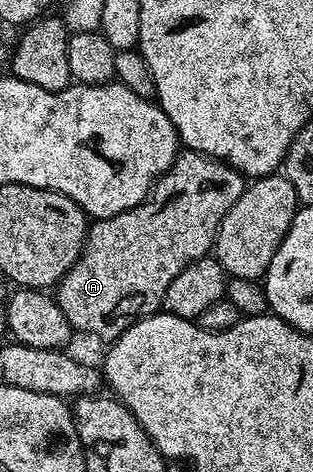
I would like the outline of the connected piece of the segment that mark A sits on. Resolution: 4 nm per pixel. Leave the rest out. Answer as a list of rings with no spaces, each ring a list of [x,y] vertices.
[[[183,151],[175,158],[170,169],[156,180],[151,192],[147,194],[147,197],[141,204],[124,213],[118,213],[116,217],[104,217],[96,220],[87,230],[87,242],[83,245],[82,255],[75,260],[75,266],[71,268],[70,272],[63,277],[63,280],[57,286],[59,306],[69,319],[72,330],[79,332],[80,329],[81,332],[92,333],[95,337],[114,339],[121,336],[131,325],[136,325],[143,317],[149,317],[153,313],[160,312],[163,296],[169,287],[169,283],[173,283],[173,279],[177,279],[177,275],[184,267],[193,261],[199,261],[202,257],[208,256],[212,252],[215,237],[219,234],[219,225],[233,207],[233,203],[237,203],[237,199],[241,199],[244,188],[245,178],[243,174],[236,171],[231,165],[226,165],[223,161],[216,161],[213,157],[206,157],[204,153]]]

